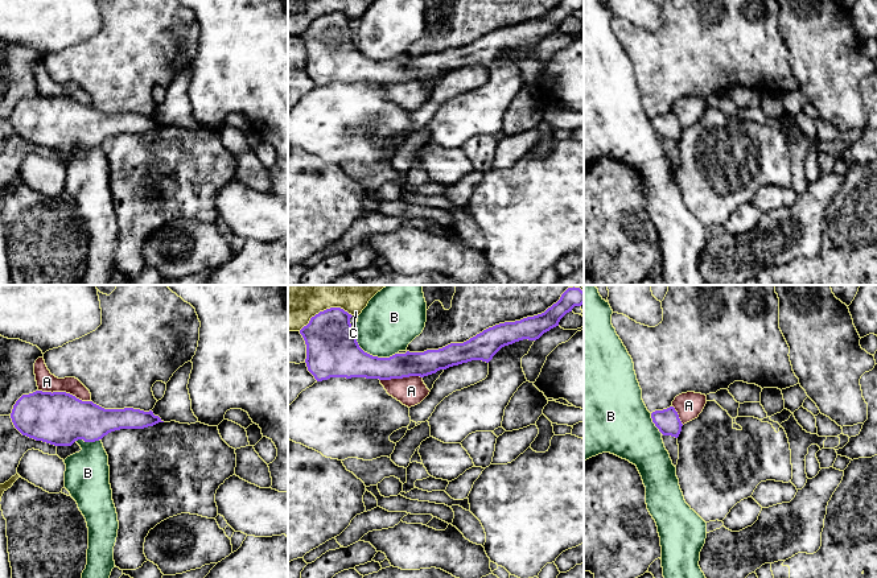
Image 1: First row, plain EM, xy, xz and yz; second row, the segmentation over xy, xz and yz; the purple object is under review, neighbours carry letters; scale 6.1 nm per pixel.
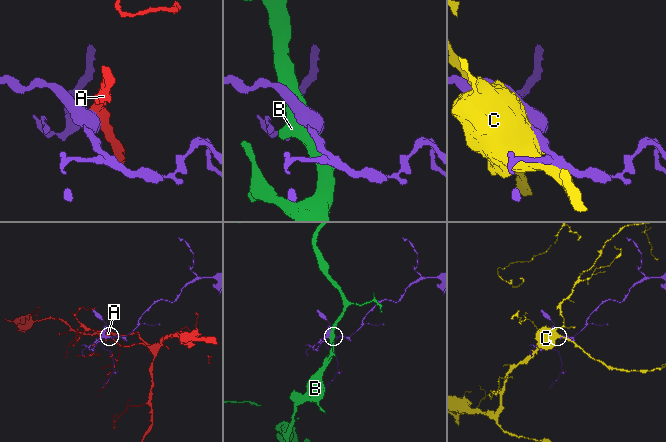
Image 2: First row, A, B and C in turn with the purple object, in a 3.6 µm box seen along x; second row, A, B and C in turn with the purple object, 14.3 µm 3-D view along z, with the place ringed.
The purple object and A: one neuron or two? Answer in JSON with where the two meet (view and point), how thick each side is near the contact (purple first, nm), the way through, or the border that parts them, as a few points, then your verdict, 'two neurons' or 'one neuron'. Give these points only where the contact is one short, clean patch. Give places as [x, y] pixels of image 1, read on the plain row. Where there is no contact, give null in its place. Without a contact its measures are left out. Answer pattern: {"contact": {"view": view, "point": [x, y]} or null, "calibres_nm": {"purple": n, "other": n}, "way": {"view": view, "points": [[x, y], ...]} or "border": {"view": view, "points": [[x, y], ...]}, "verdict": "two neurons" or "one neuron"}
{"contact": {"view": "xy", "point": [65, 96]}, "calibres_nm": {"purple": 320, "other": 120}, "verdict": "two neurons"}

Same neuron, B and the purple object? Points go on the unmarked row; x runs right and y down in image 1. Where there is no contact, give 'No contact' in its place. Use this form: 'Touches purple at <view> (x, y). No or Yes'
Touches purple at xz (371, 60). No

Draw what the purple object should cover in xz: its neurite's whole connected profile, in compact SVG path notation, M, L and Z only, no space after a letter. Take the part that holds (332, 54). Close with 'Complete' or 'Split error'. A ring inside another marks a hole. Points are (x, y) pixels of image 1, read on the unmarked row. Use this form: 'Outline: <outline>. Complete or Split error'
Outline: M561 0L542 18L495 29L464 48L450 48L424 57L407 55L390 62L372 61L359 51L350 28L353 20L341 12L320 16L300 34L300 38L306 49L308 75L317 86L330 82L379 84L424 82L472 65L489 67L505 50L523 44L539 44L559 30L560 24L575 11L582 8L584 0Z. Complete

